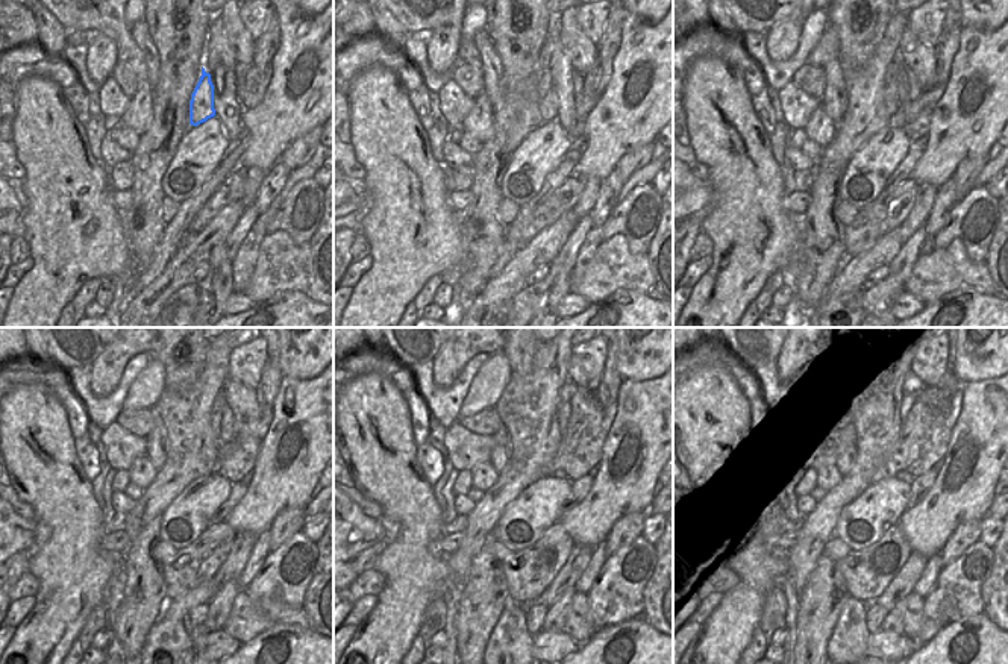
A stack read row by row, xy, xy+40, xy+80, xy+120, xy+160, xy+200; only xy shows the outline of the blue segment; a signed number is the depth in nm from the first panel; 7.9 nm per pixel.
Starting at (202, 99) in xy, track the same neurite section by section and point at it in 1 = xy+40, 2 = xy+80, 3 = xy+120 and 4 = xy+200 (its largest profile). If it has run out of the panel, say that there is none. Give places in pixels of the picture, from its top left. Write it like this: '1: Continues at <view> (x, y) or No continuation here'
1: Continues at xy+40 (547, 103)
2: Continues at xy+80 (892, 102)
3: Continues at xy+120 (216, 413)
4: Continues at xy+200 (911, 384).

